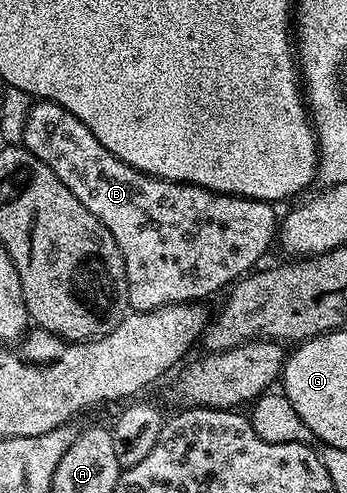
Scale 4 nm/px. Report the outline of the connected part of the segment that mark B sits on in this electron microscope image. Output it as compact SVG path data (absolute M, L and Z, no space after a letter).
M37 100L26 119L23 148L29 149L82 203L82 207L95 215L104 227L114 235L118 251L126 267L128 280L128 304L135 312L154 311L154 307L166 307L183 301L203 302L211 293L227 290L237 279L255 270L261 264L260 256L274 245L278 233L278 213L266 201L245 197L231 197L228 193L215 193L197 185L183 185L177 181L164 181L148 173L130 167L115 157L66 107L56 101Z

